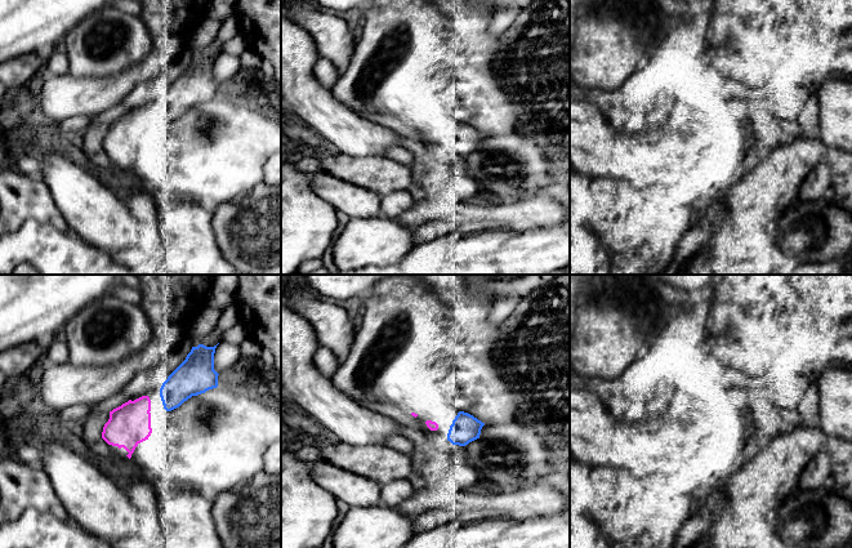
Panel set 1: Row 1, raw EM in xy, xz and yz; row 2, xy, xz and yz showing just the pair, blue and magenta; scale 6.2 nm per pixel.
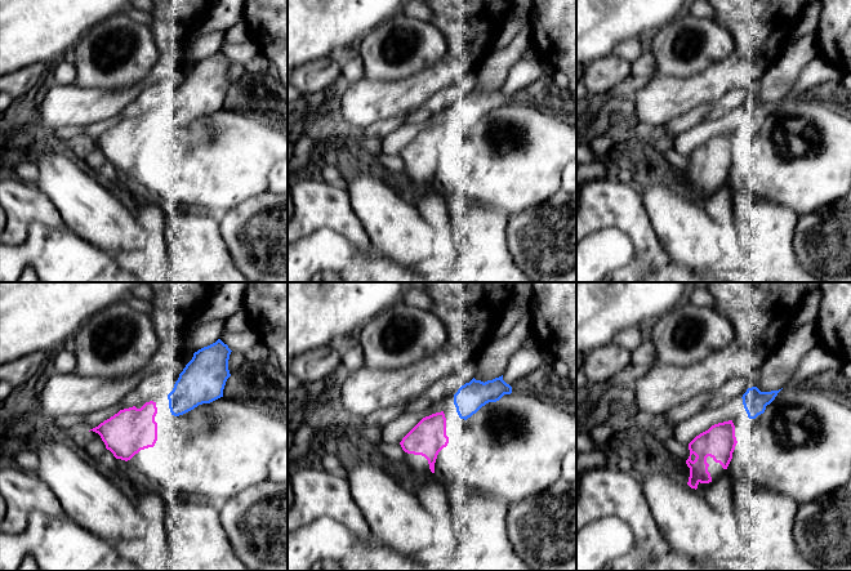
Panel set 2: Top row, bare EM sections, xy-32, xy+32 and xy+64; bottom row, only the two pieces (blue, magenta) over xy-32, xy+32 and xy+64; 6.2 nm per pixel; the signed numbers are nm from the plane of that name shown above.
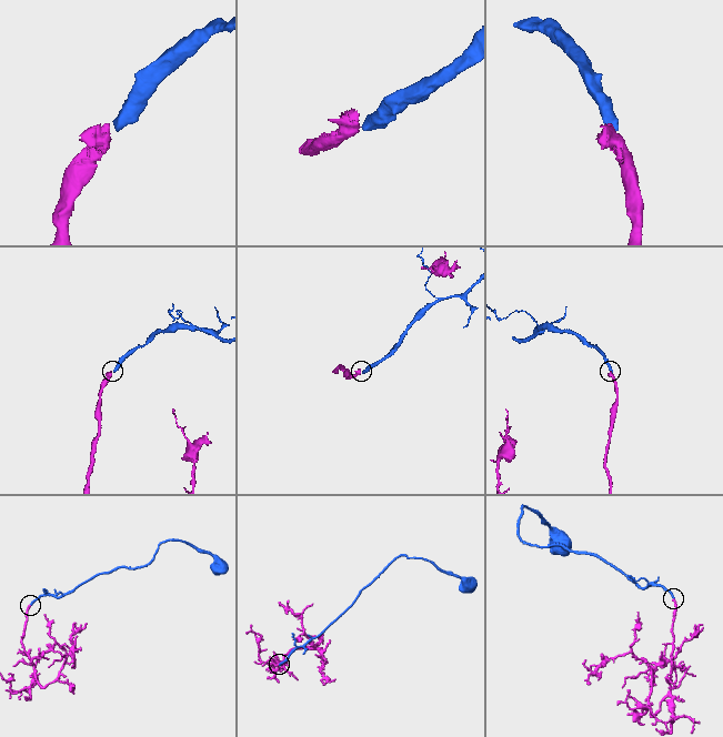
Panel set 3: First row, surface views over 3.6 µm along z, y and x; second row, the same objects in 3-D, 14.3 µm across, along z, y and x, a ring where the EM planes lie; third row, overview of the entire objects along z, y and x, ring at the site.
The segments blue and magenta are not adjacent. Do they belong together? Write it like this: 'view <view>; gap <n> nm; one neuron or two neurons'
view xy; gap 70 nm; one neuron

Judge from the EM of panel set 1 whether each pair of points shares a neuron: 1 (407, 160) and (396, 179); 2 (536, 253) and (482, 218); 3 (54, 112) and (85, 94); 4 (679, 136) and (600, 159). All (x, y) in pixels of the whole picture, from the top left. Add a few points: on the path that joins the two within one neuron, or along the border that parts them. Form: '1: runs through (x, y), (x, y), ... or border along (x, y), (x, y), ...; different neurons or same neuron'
1: border along (383, 156), (410, 168); different neurons
2: border along (527, 230), (486, 228), (468, 232); different neurons
3: runs through (62, 105), (71, 96), (77, 96); same neuron
4: runs through (660, 154), (658, 156), (619, 156); same neuron

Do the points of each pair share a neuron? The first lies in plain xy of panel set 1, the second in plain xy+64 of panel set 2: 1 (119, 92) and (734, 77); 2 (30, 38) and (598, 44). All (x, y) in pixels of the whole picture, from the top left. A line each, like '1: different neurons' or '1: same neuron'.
1: same neuron
2: same neuron

